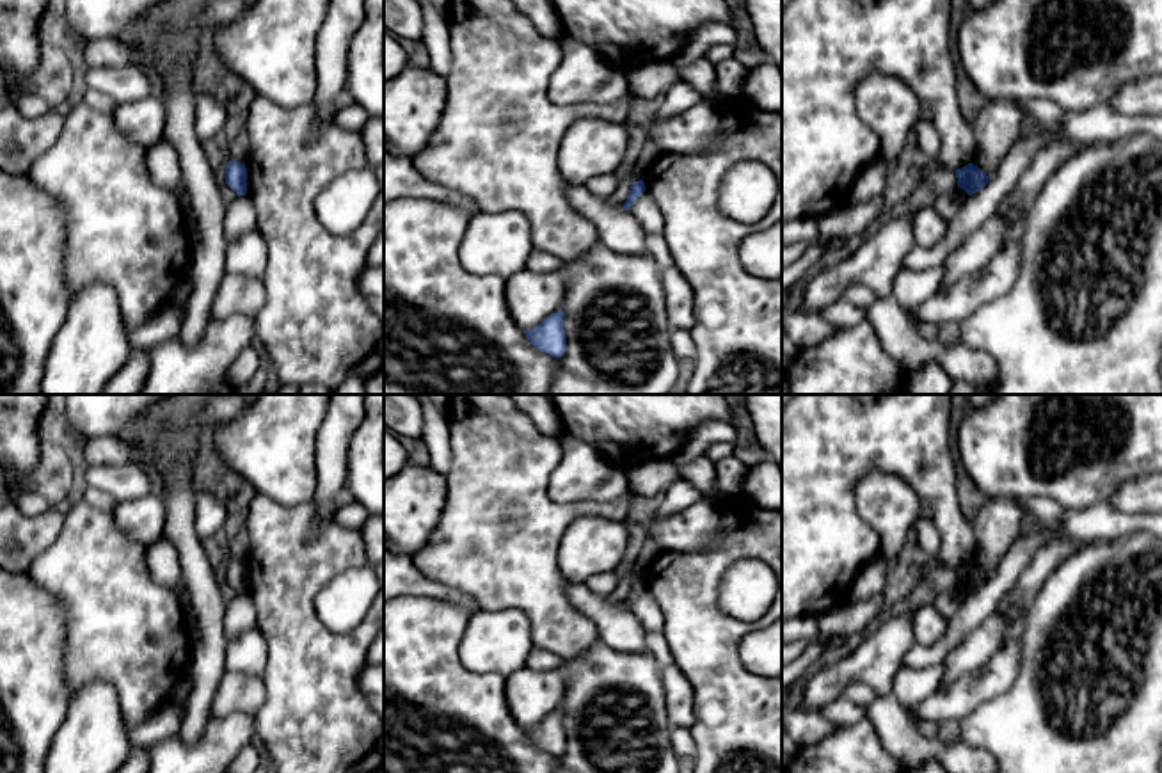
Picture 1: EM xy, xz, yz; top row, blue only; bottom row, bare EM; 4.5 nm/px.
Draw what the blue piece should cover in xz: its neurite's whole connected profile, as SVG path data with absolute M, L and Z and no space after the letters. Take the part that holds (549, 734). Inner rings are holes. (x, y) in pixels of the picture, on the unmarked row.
M558 707L547 714L538 725L524 729L528 739L540 750L561 755L567 748L567 734L563 729L565 711Z

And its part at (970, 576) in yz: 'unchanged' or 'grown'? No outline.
unchanged

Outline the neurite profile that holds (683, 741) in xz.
M677 727L672 729L672 746L677 757L695 757L696 753L696 741L689 729Z

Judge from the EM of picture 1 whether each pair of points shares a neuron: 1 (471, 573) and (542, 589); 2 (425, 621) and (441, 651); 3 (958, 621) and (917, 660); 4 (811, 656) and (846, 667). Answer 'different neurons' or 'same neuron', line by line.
1: same neuron
2: same neuron
3: same neuron
4: different neurons

